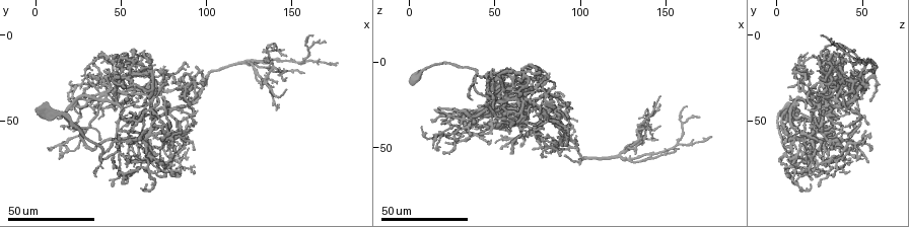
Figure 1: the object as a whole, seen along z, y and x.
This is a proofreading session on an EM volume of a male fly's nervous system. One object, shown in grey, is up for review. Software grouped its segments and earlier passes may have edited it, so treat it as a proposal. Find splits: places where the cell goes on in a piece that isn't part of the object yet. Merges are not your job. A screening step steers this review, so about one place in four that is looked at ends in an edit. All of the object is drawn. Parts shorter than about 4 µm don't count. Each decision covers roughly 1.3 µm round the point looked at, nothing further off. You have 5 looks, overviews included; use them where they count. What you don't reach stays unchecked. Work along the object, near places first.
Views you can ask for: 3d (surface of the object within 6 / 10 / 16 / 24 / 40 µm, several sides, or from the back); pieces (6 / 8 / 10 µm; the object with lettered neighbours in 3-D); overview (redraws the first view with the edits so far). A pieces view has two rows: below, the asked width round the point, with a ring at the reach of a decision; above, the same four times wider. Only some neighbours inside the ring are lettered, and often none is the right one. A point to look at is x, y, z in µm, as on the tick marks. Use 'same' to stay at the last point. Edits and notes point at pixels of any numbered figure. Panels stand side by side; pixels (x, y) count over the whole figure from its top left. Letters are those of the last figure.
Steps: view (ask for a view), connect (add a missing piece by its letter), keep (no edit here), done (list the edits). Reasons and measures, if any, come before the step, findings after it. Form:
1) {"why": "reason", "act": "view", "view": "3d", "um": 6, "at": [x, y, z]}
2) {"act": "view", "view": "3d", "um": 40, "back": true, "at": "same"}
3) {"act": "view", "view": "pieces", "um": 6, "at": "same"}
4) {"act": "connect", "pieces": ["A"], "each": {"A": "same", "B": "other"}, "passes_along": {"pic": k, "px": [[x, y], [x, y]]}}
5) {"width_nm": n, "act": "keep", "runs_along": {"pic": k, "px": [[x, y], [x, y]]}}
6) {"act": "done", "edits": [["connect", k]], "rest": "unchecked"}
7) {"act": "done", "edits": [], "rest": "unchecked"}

{"why": "branch stops here", "act": "view", "view": "3d", "um": 24, "at": [74, 75, 43]}

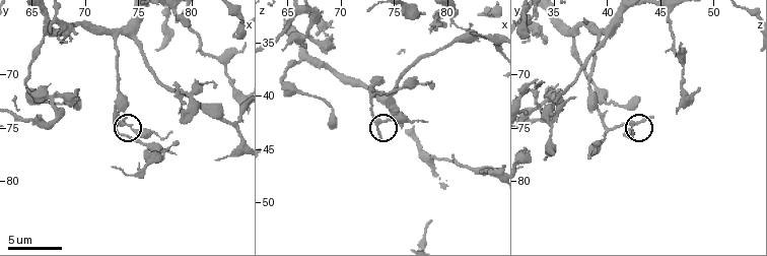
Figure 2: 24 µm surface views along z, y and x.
{"act": "view", "view": "pieces", "um": 8, "at": [73.8, 73.8, 44.4]}

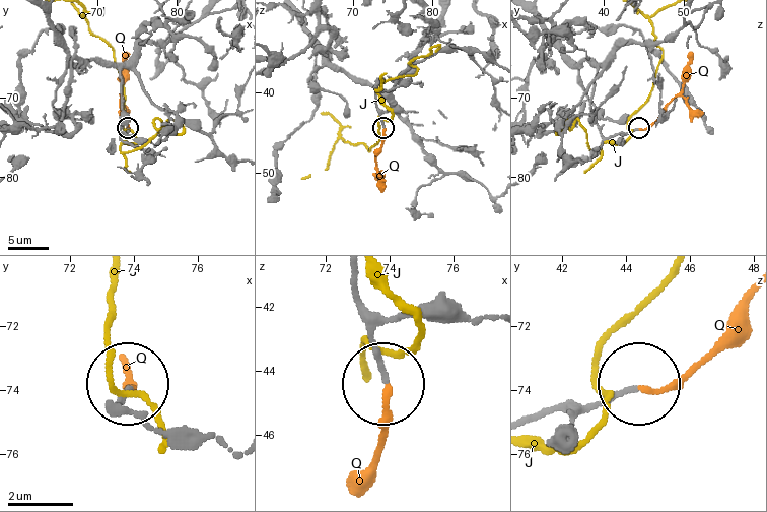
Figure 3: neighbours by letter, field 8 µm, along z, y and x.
{"act": "connect", "pieces": ["Q"], "each": {"J": "other", "Q": "same"}, "passes_along": {"pic": 3, "px": [[552, 411], [672, 387], [746, 300]]}, "found": "it goes on there"}

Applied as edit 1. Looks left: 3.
{"why": "redraw", "act": "view", "view": "overview"}

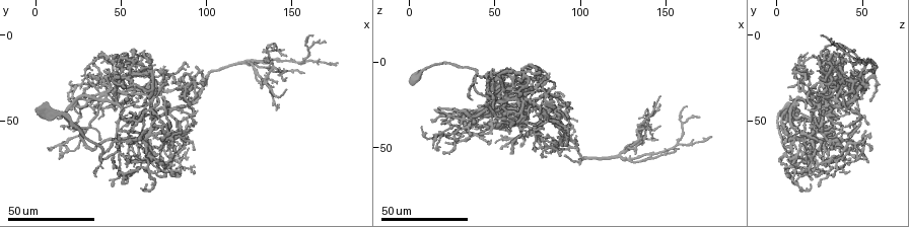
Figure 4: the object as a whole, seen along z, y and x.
{"why": "branch stops here", "act": "view", "view": "3d", "um": 24, "at": [77, 41, 13]}

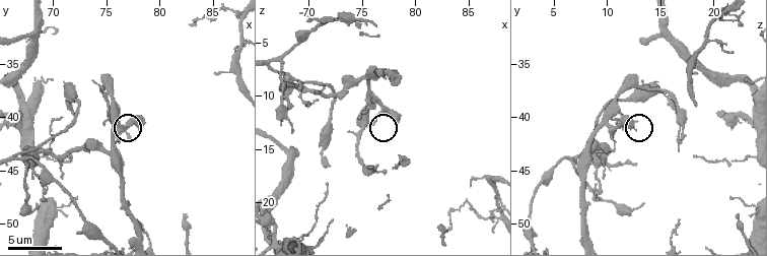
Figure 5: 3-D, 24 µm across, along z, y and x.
{"act": "view", "view": "pieces", "um": 10, "at": [78.2, 40.2, 12.6]}

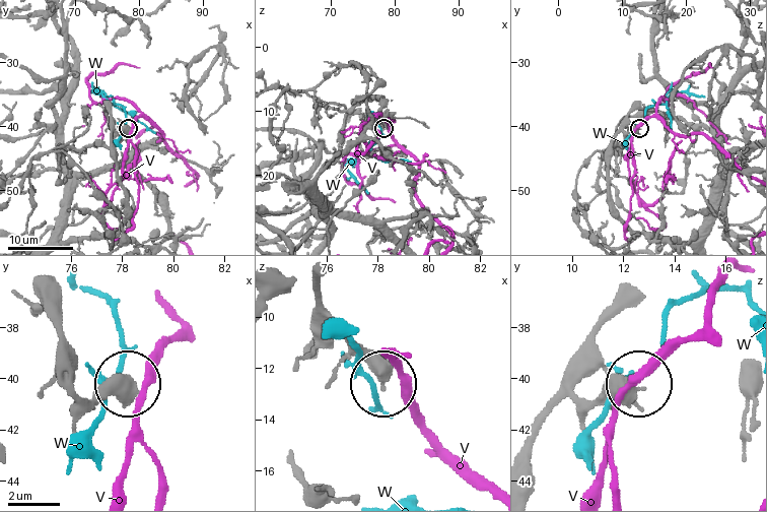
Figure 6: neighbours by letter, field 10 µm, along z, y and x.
{"act": "keep", "each": {"V": "other", "W": "other"}, "found": "none of them fits"}

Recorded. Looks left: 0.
{"act": "done", "edits": [["connect", 3]], "rest": "unchecked"}

